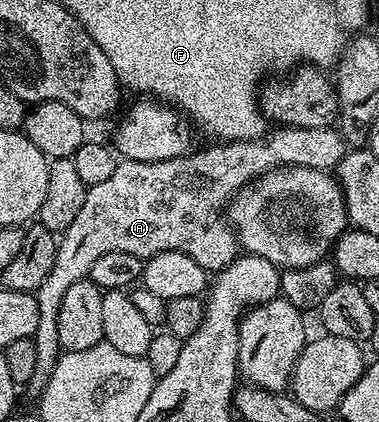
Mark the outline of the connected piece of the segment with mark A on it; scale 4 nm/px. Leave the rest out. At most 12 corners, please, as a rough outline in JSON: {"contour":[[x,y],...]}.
{"contour":[[277,126],[88,185],[35,293],[34,389],[57,357],[59,302],[102,254],[239,254],[223,209],[270,168],[333,170],[327,128]]}

